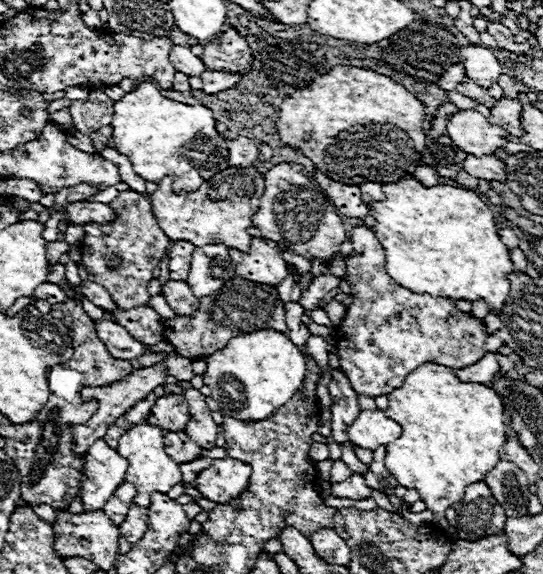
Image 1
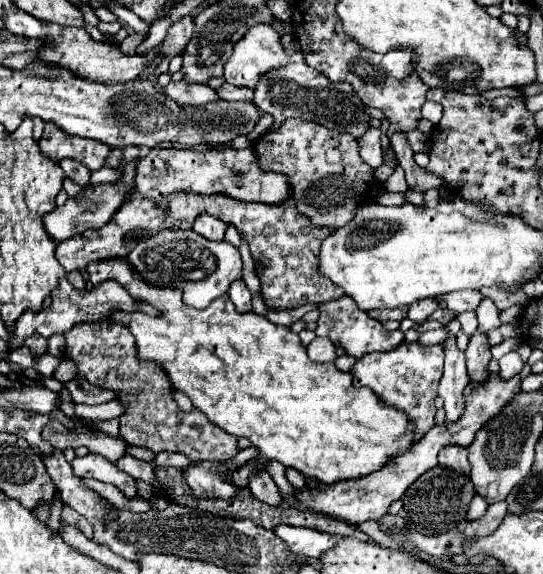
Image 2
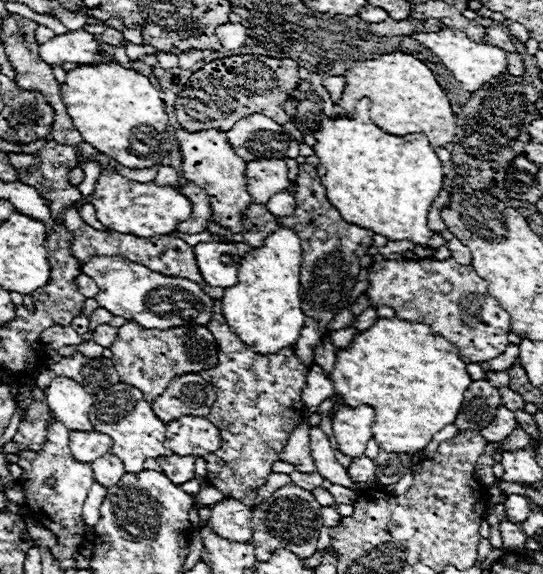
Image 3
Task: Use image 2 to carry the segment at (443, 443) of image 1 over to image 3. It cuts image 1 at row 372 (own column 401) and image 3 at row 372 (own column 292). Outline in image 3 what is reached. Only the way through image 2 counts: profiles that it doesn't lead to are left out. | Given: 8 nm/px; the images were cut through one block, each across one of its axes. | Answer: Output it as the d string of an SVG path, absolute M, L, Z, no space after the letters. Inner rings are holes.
M380 318L370 330L356 334L350 348L338 352L330 378L336 394L340 394L348 406L366 404L376 410L374 440L380 448L386 452L406 454L424 450L436 432L448 424L454 424L460 404L464 402L464 392L472 384L472 378L466 372L466 362L460 358L458 348L452 342L434 336L428 324L404 322L398 318Z

